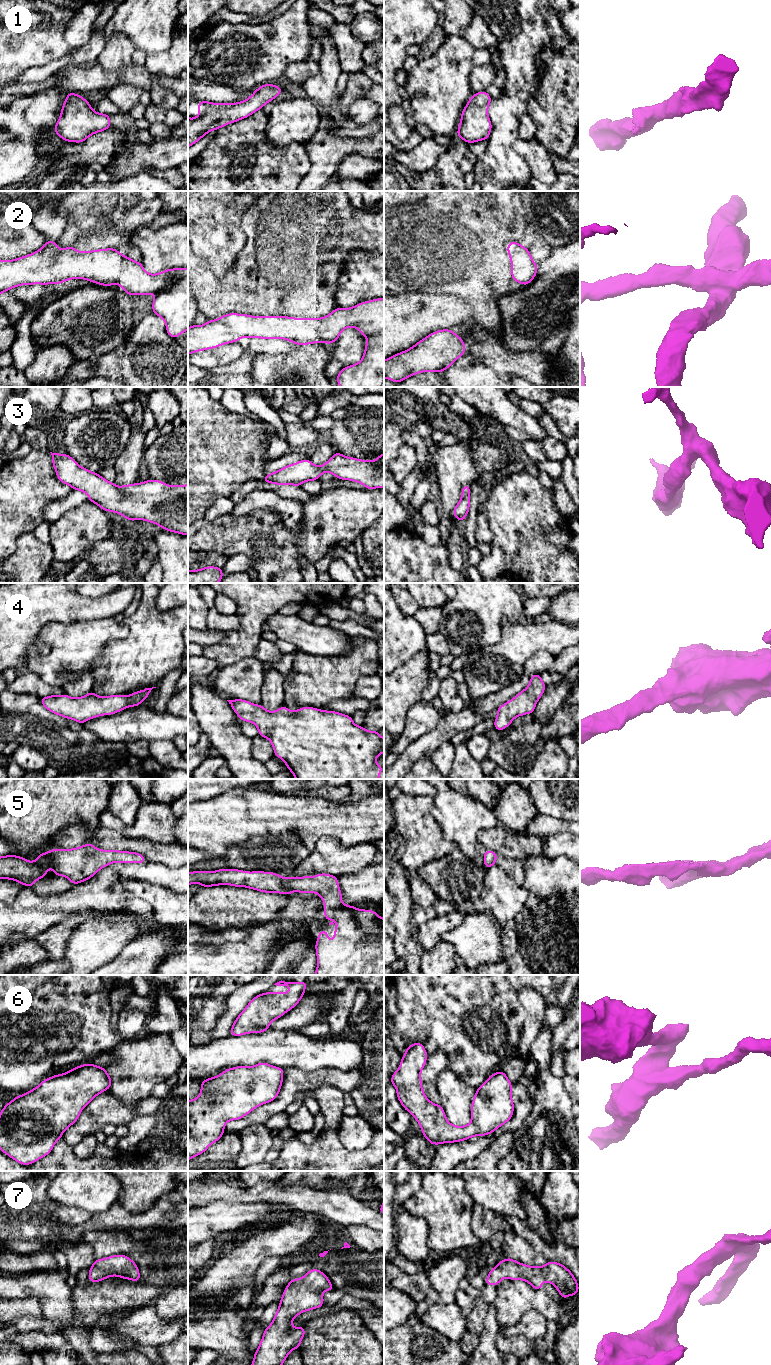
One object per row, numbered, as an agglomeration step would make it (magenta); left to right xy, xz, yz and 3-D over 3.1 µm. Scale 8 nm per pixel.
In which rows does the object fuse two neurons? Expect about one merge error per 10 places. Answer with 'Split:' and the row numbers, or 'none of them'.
Split: none of them

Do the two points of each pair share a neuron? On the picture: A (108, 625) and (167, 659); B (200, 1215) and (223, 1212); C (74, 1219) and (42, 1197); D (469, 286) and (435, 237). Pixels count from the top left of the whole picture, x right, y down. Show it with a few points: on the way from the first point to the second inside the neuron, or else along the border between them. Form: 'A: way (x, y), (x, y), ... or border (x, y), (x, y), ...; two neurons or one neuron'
A: border (129, 629), (123, 638), (115, 638), (104, 645); two neurons
B: way (206, 1215), (217, 1214); one neuron
C: way (66, 1214), (54, 1209), (50, 1205); one neuron
D: way (469, 274), (469, 271), (447, 249); one neuron

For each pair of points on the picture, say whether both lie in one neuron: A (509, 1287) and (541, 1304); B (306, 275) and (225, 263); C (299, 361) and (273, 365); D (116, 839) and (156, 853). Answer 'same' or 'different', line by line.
A: same
B: different
C: same
D: same

